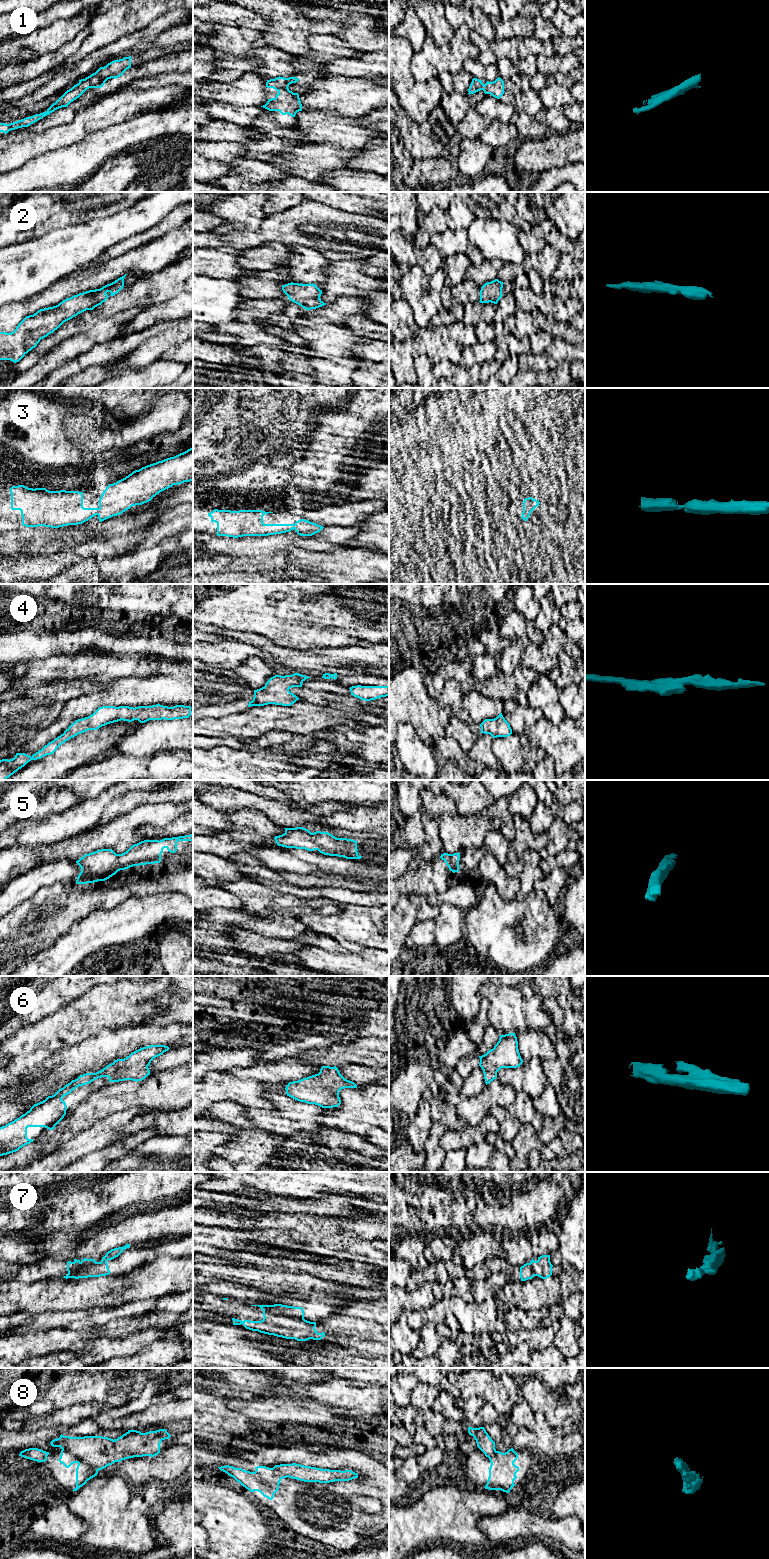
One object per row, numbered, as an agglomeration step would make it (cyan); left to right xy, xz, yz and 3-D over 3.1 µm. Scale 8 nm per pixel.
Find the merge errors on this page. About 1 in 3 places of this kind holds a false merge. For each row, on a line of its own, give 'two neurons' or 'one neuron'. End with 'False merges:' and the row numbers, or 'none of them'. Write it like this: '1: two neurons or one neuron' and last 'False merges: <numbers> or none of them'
1: one neuron
2: one neuron
3: one neuron
4: one neuron
5: one neuron
6: one neuron
7: two neurons
8: two neurons
False merges: 7, 8

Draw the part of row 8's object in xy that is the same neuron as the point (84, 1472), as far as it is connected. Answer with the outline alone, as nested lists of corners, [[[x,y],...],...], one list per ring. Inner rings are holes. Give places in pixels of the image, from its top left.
[[[61,1450],[59,1462],[62,1463],[66,1468],[69,1468],[72,1464],[77,1463],[76,1468],[76,1487],[73,1489],[77,1491],[80,1487],[85,1485],[88,1480],[97,1476],[98,1470],[85,1463],[83,1460],[78,1458],[65,1450]]]

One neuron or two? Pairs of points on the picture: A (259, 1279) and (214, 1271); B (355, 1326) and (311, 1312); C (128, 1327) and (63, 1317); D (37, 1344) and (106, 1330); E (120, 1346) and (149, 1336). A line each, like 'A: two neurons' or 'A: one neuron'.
A: one neuron
B: two neurons
C: one neuron
D: one neuron
E: one neuron

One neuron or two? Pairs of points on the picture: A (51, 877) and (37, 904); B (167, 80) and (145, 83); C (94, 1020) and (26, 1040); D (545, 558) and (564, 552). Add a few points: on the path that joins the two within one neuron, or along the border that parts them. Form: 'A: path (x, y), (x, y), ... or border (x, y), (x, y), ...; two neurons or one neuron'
A: border (69, 882), (43, 886), (26, 900); two neurons
B: path (162, 80), (150, 82); one neuron
C: path (77, 1021), (43, 1039); one neuron
D: border (552, 554), (558, 564), (565, 564); two neurons

